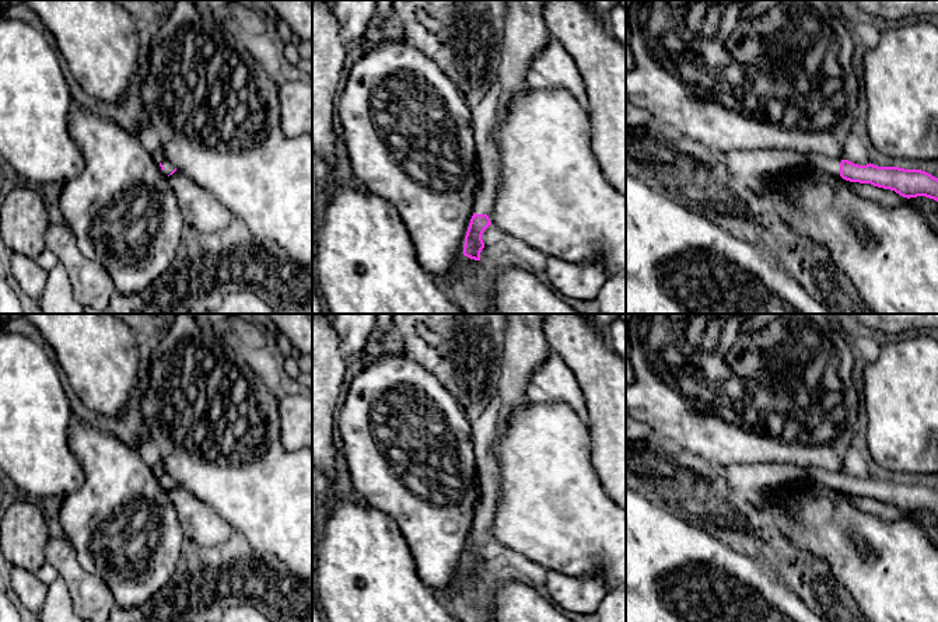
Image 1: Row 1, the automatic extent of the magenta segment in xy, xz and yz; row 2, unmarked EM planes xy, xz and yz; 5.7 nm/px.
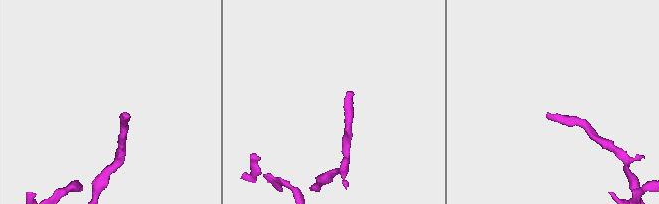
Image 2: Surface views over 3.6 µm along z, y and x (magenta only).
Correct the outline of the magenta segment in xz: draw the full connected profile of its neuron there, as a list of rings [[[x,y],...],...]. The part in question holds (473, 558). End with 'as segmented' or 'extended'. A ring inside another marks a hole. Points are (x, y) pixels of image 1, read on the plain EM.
[[[496,388],[484,398],[480,416],[472,423],[472,443],[480,488],[480,502],[475,514],[475,527],[470,532],[463,559],[463,569],[480,574],[484,562],[482,549],[491,539],[487,530],[494,518],[498,495],[500,471],[491,445],[497,431],[497,417],[501,408],[501,395]]]; extended

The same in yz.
[[[790,464],[727,465],[727,479],[721,488],[731,496],[749,496],[759,488],[781,488],[816,482],[840,489],[850,496],[871,497],[890,503],[903,511],[925,510],[938,516],[938,492],[921,483],[899,481],[858,479],[848,474],[837,475],[822,468],[801,468]]]; extended

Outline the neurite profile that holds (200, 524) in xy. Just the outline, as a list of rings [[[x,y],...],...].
[[[181,485],[168,490],[186,541],[200,546],[217,546],[228,541],[232,527],[210,506]]]

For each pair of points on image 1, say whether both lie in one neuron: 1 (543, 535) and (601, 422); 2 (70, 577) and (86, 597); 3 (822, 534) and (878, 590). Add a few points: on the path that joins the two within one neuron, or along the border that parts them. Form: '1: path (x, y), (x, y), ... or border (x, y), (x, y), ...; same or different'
1: border (585, 426), (590, 460), (598, 477); different
2: path (74, 582), (86, 593); same
3: path (836, 548), (864, 576); same

